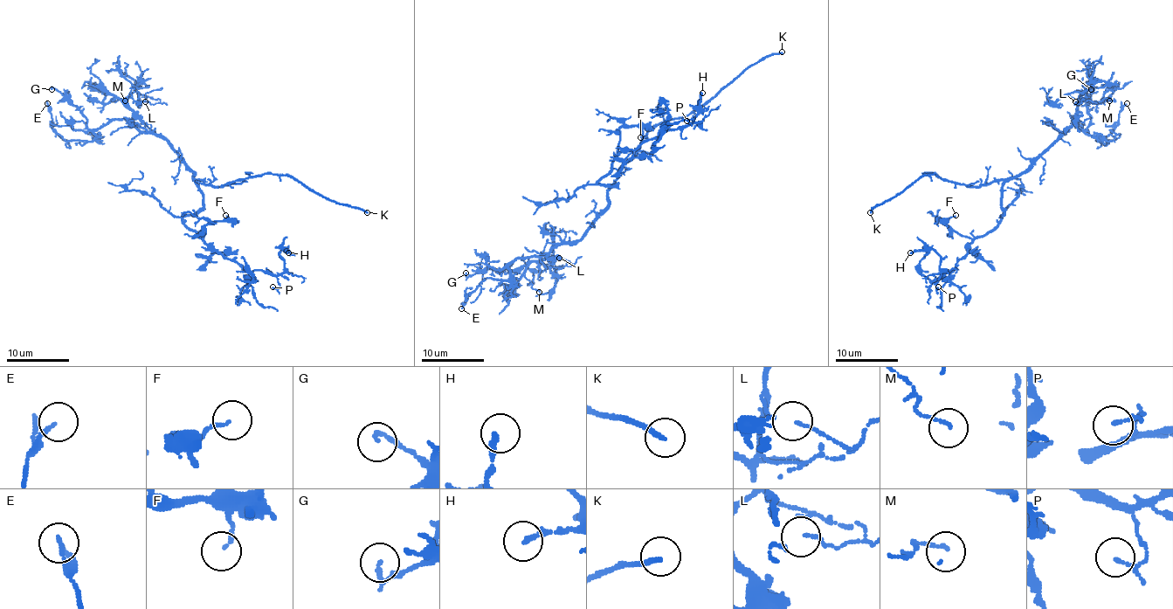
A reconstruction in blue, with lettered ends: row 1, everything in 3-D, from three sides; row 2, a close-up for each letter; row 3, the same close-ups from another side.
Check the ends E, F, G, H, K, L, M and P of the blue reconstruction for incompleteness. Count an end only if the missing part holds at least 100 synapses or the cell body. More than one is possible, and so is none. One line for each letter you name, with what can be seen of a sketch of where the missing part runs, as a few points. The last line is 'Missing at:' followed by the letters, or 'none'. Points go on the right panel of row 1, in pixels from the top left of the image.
Missing at: K

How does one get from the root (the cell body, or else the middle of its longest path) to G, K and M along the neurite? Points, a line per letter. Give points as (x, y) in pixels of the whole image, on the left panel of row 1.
G: (193, 178), (193, 170), (163, 137), (141, 133), (127, 119), (111, 119), (90, 130), (86, 117), (51, 89)
K: (193, 178), (205, 184), (223, 186), (265, 173), (289, 175), (331, 201), (367, 212)
M: (193, 178), (193, 170), (163, 137), (141, 133), (133, 122), (129, 109), (118, 99), (111, 101), (125, 100)

